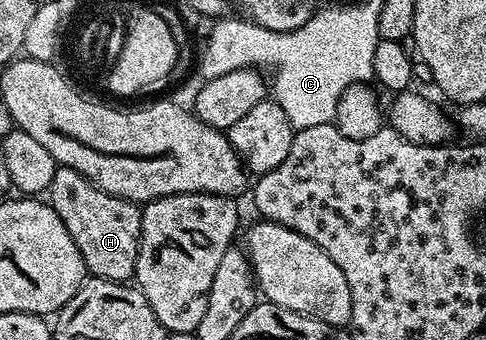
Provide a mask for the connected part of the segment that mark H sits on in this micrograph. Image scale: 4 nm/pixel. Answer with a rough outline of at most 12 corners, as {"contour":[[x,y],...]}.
{"contour":[[58,167],[47,203],[98,280],[137,271],[141,208]]}

